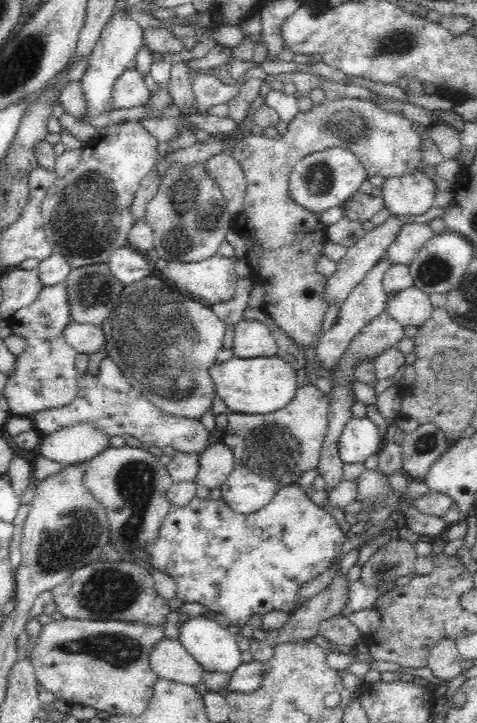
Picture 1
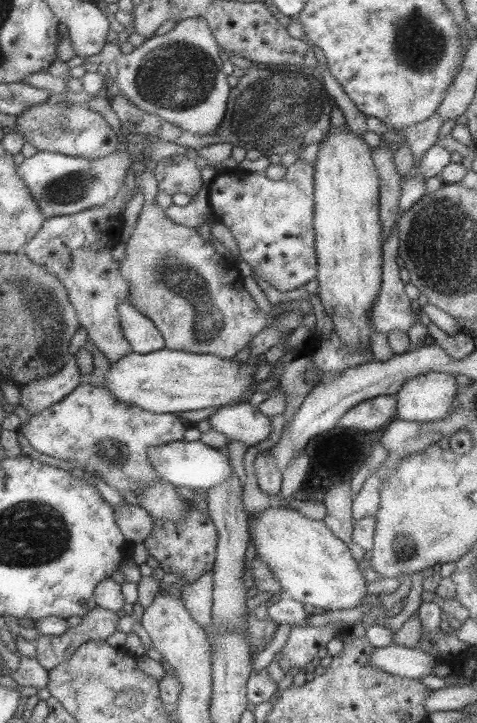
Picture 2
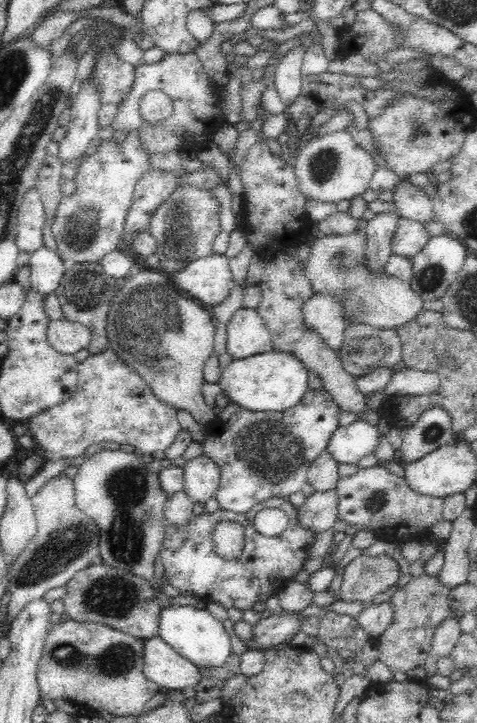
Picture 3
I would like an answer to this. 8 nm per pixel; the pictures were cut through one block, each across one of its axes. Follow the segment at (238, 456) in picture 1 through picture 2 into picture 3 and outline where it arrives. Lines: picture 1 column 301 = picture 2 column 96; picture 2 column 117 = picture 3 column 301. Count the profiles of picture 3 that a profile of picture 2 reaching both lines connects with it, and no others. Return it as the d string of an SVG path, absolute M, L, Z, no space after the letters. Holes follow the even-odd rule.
M309 389L300 404L282 412L252 412L233 402L222 408L216 416L214 428L207 430L202 443L203 455L212 458L220 467L220 484L215 494L221 509L238 514L248 512L254 504L272 497L289 497L307 483L308 468L327 448L330 437L339 427L340 407L324 390Z

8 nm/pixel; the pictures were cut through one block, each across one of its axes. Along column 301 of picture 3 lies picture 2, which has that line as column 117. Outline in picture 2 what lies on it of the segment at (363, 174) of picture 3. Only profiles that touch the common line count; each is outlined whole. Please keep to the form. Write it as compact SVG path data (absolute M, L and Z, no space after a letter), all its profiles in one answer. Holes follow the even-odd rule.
M127 137L121 139L119 147L112 154L94 158L94 160L38 151L35 155L25 158L17 166L18 176L22 178L30 190L30 194L34 196L40 212L46 216L46 219L53 216L74 215L92 206L102 206L118 193L120 187L124 185L128 170L133 168L135 162L139 162L141 159L146 162L150 159L151 141L142 143L142 155L137 156L130 153L126 141L128 141Z

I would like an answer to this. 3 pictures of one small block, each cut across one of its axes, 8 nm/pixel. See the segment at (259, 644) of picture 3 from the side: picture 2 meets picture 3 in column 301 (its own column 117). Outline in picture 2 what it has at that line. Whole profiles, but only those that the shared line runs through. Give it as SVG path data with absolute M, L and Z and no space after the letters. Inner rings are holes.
M98 605L84 614L79 625L68 628L60 636L38 637L36 659L48 671L70 658L74 651L90 640L105 640L118 628L120 616Z

